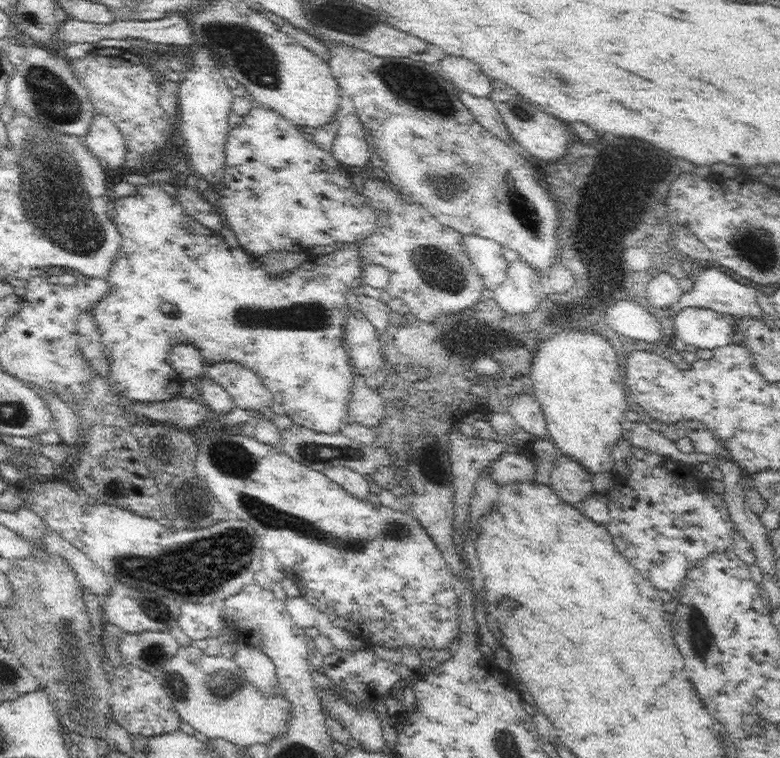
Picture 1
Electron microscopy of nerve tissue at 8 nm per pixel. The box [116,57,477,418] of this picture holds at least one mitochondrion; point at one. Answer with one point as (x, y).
(411, 83)

